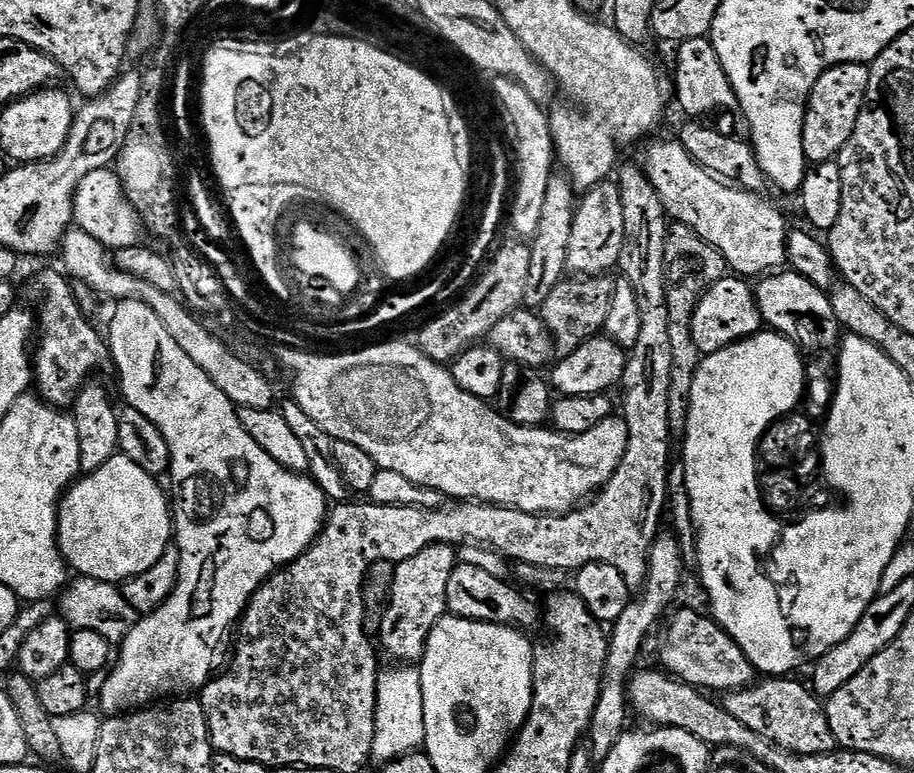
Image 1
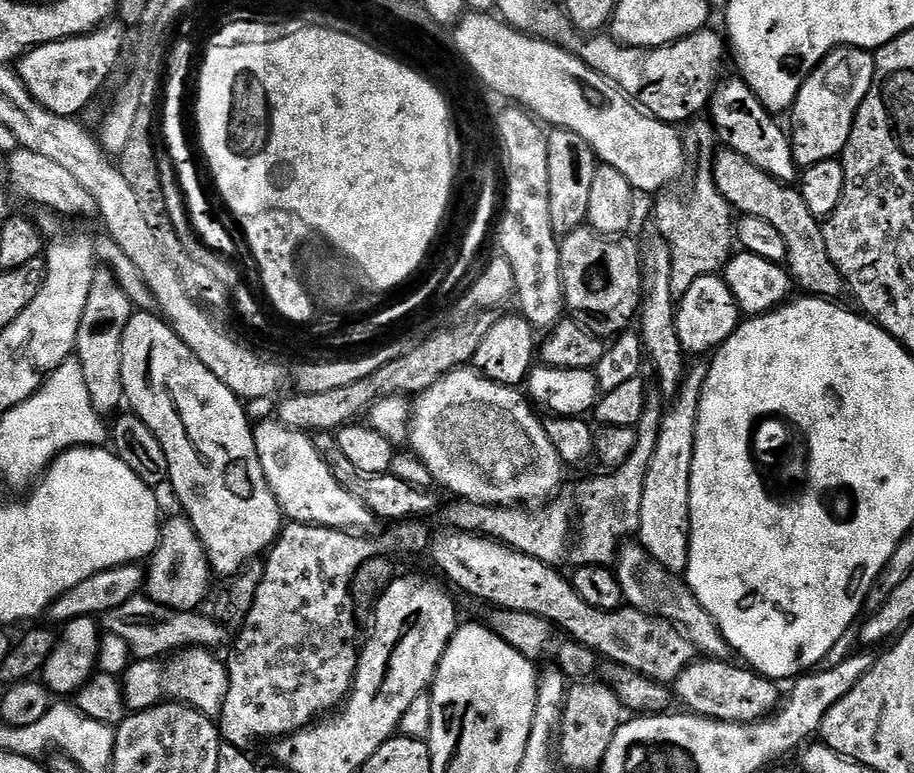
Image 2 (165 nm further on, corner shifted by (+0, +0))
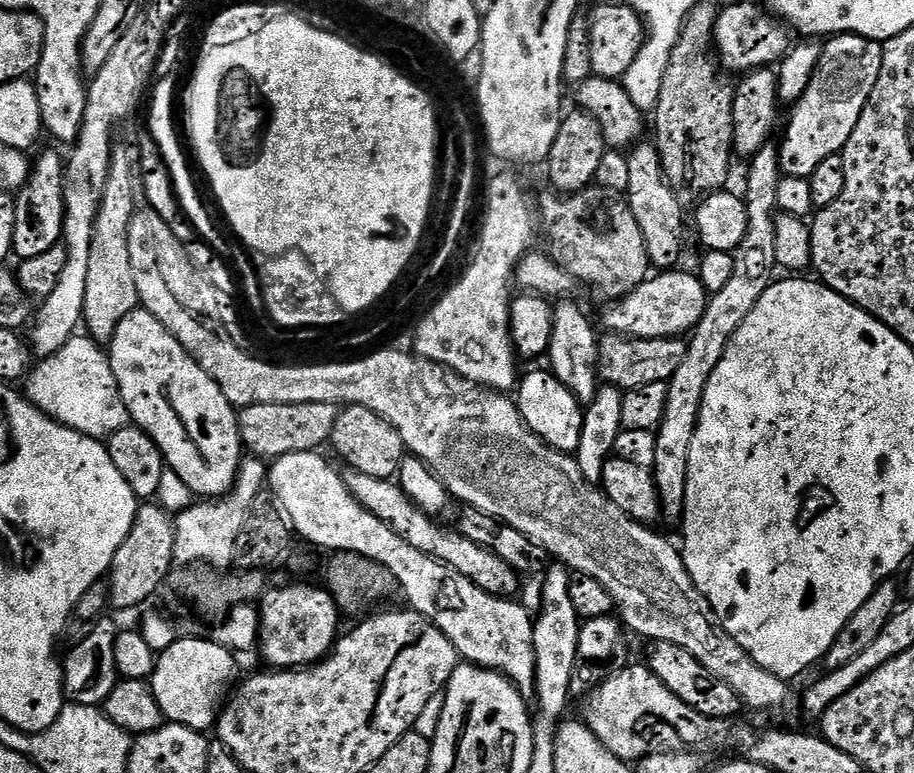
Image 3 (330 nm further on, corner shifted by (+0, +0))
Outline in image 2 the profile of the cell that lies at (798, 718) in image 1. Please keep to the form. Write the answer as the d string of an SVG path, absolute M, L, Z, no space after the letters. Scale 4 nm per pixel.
M711 658L697 659L674 681L675 699L681 700L689 713L705 720L721 720L724 724L753 724L777 711L782 700L781 685L747 666L732 663Z

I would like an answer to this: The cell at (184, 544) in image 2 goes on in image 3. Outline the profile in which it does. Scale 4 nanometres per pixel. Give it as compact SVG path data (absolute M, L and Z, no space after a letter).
M246 454L241 457L239 474L231 492L225 497L214 500L194 502L186 510L175 515L174 560L179 567L190 564L210 564L221 572L229 571L233 567L234 546L237 535L241 533L242 526L251 511L254 498L265 491L269 474L267 463L258 456Z

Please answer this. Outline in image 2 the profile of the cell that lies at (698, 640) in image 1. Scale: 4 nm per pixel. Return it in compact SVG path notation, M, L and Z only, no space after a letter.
M444 530L440 537L433 539L430 544L432 560L440 567L440 572L456 588L461 588L468 596L476 600L485 600L493 604L493 609L514 610L522 614L534 614L549 620L565 637L577 640L591 652L605 656L605 661L621 664L623 668L634 670L651 680L665 686L671 685L697 659L696 647L675 628L673 624L658 619L636 608L621 606L614 610L594 610L594 606L586 606L582 598L572 588L571 579L563 576L560 570L546 562L538 562L538 558L530 558L530 554L522 554L513 548L507 548L498 540L491 540L489 536L478 536L470 532Z

